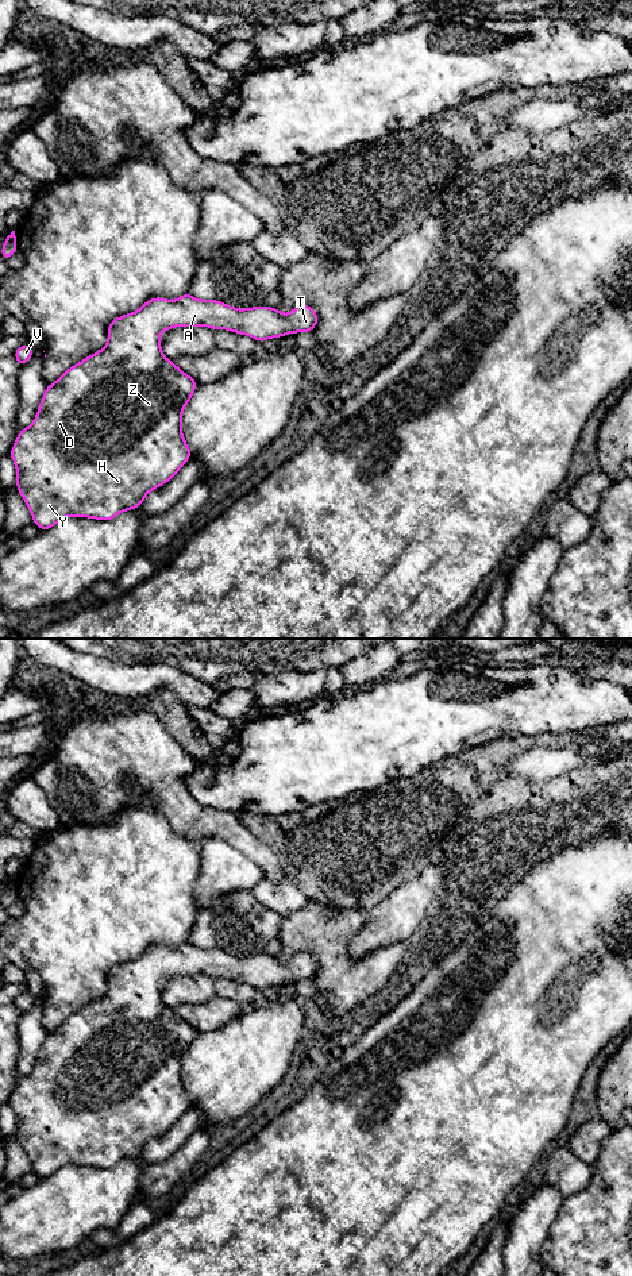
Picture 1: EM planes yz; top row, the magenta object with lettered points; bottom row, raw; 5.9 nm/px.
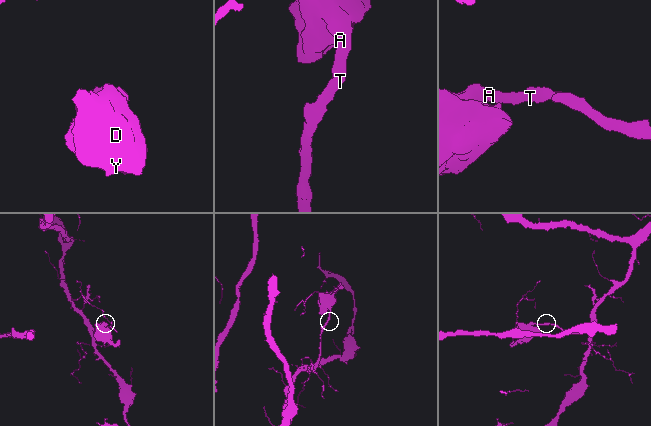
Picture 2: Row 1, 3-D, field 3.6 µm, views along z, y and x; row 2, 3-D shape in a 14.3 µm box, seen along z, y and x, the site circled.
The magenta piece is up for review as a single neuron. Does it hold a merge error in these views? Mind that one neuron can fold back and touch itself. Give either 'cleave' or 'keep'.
keep

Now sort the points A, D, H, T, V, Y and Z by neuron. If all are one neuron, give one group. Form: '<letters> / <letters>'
A D H T V Y Z

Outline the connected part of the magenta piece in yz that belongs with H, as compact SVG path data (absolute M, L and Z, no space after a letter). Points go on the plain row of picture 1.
M189 940L177 948L151 945L138 959L115 965L107 976L108 990L100 999L65 1018L54 1032L46 1033L34 1069L18 1080L9 1099L18 1122L15 1136L32 1164L32 1172L39 1179L49 1179L70 1164L109 1169L126 1159L140 1156L150 1140L172 1129L192 1107L182 1082L182 1060L199 1032L163 1003L158 986L162 979L205 974L213 979L246 983L261 991L290 980L312 980L317 972L319 961L308 952L296 953L286 964L281 957L267 953L238 957L220 948L196 947Z

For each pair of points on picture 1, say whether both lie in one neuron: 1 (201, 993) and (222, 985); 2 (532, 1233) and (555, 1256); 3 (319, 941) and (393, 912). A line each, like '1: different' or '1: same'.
1: different
2: different
3: different

